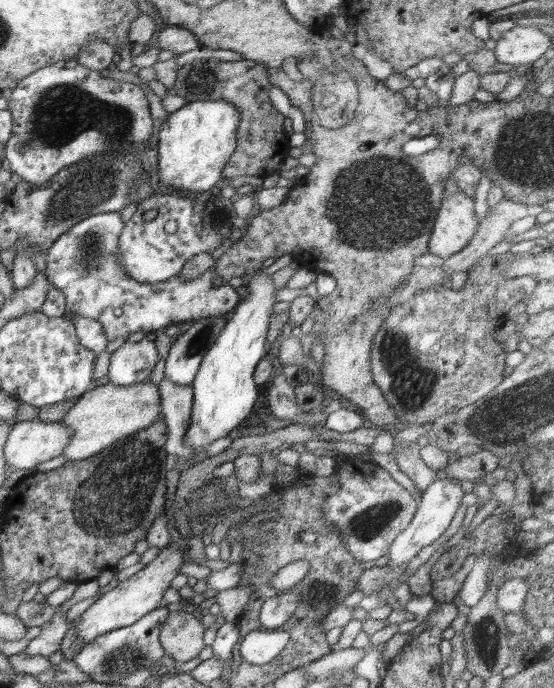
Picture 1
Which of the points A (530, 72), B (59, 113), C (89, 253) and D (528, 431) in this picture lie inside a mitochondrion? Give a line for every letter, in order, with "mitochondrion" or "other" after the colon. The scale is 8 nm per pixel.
A: other
B: mitochondrion
C: mitochondrion
D: mitochondrion

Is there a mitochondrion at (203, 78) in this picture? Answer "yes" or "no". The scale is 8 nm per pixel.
yes

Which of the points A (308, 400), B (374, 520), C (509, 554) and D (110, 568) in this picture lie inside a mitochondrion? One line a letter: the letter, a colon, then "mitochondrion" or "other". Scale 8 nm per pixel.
A: other
B: mitochondrion
C: other
D: other

